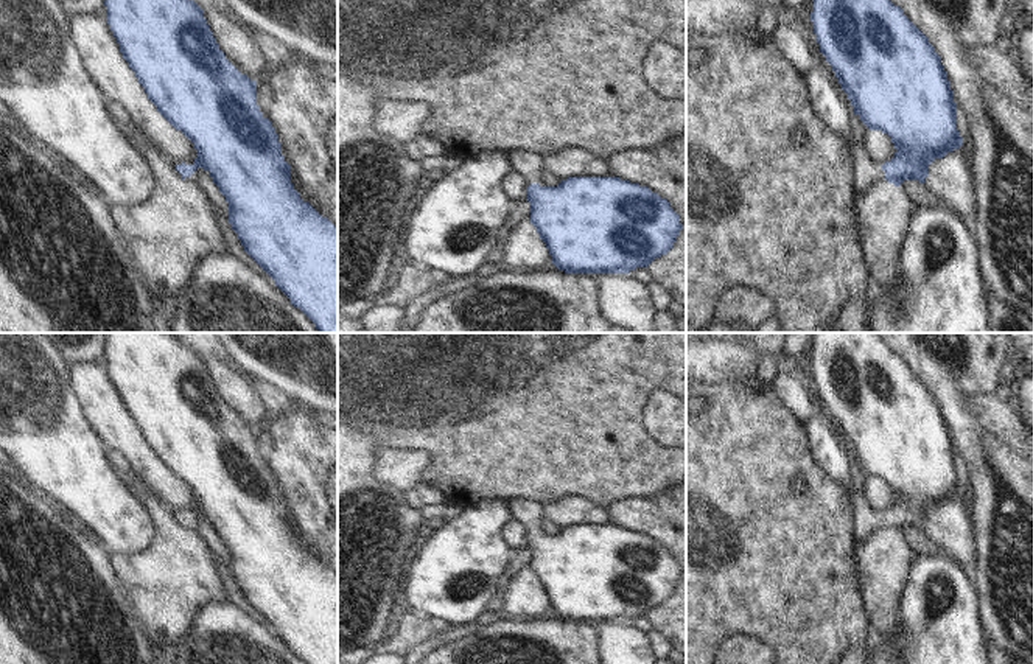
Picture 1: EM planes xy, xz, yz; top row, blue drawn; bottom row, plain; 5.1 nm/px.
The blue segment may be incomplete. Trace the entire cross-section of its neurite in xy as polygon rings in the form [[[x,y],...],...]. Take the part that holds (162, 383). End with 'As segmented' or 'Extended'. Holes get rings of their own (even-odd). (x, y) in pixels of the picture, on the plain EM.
[[[106,333],[104,355],[104,367],[120,393],[120,401],[148,446],[160,463],[194,493],[194,510],[177,512],[173,519],[191,532],[198,516],[207,518],[229,552],[229,572],[240,591],[272,625],[277,638],[306,664],[338,664],[338,577],[294,538],[275,476],[257,454],[257,429],[249,428],[226,406],[202,358],[174,333]]]. Extended

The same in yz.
[[[814,333],[811,370],[820,400],[854,462],[868,477],[887,482],[896,498],[888,510],[879,513],[862,491],[849,491],[857,516],[857,544],[882,530],[901,535],[905,527],[913,527],[926,532],[927,513],[960,498],[963,490],[957,479],[954,442],[932,392],[879,333]]]. Extended

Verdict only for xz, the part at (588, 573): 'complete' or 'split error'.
split error

